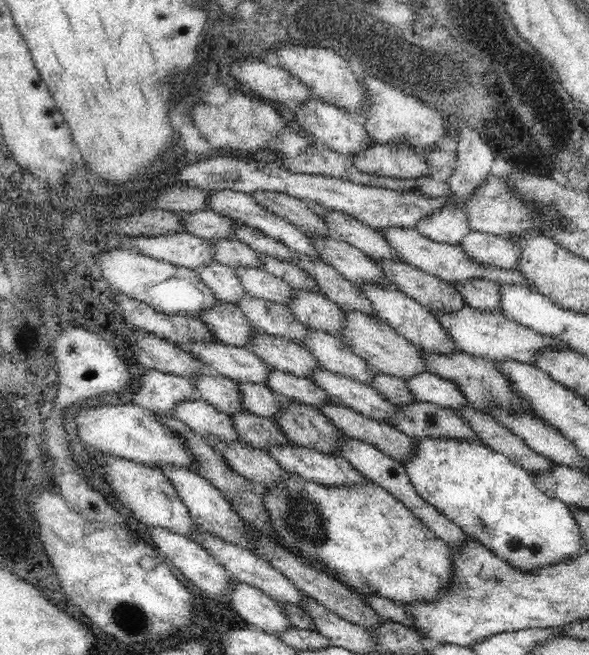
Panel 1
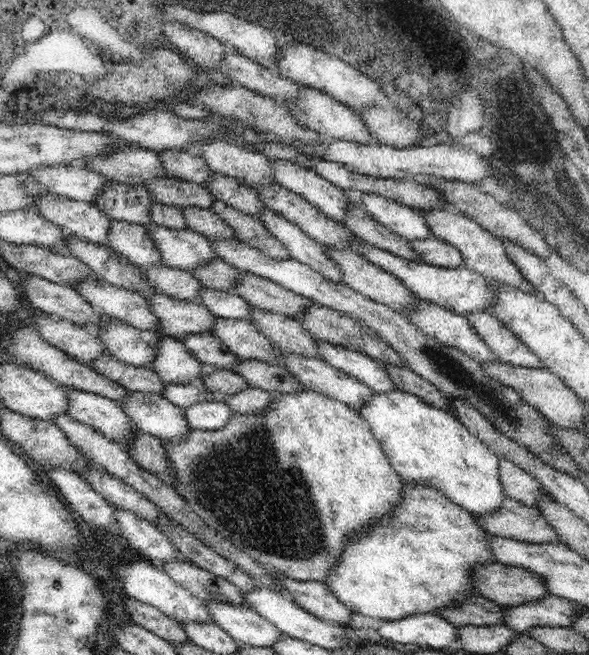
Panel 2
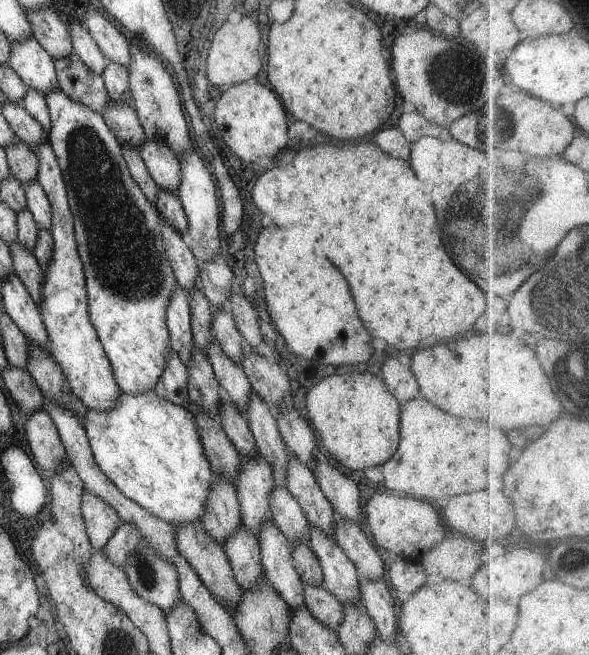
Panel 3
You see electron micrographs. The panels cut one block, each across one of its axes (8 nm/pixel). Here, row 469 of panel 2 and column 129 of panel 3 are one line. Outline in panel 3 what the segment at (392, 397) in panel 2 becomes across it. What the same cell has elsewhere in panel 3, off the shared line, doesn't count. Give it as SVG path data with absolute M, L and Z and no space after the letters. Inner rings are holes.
M154 390L137 394L121 392L112 409L96 411L87 408L83 426L96 465L123 496L174 526L201 520L214 474L206 459L194 416L188 409L160 399Z

